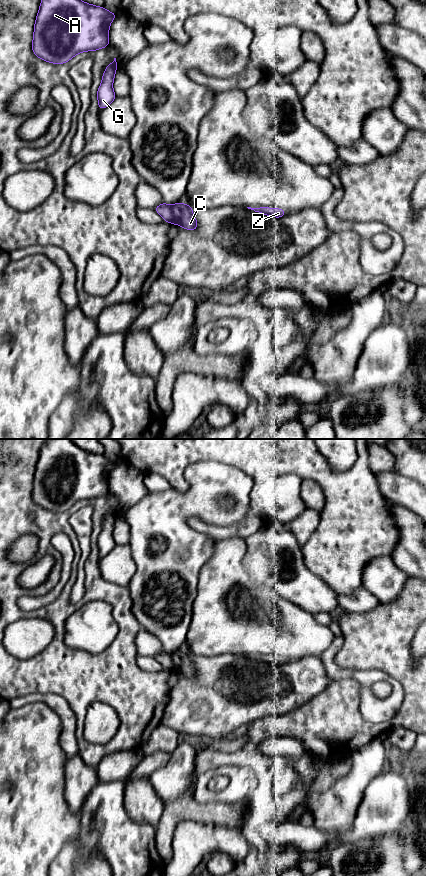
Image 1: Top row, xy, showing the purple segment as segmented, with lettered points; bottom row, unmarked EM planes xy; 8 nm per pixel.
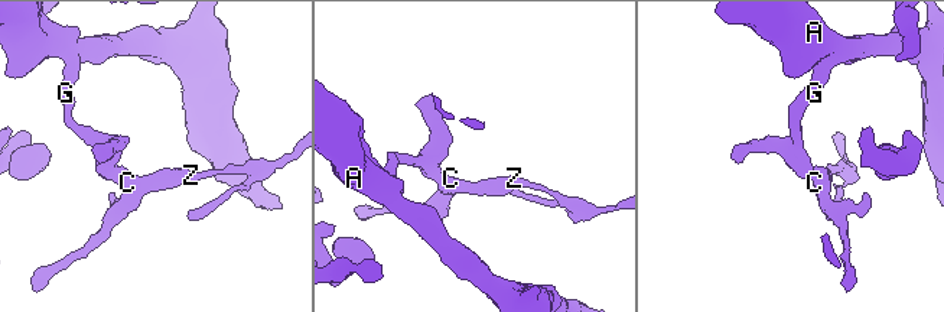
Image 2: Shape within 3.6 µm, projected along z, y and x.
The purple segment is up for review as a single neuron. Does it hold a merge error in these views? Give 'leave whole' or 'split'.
split

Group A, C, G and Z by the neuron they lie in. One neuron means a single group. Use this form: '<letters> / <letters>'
A G / C Z

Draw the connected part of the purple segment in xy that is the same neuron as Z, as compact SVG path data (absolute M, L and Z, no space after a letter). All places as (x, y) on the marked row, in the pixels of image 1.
M247 207L247 208L254 210L255 212L259 212L276 218L283 217L287 214L285 210L278 209L278 208L267 208L267 207L257 207L257 208Z

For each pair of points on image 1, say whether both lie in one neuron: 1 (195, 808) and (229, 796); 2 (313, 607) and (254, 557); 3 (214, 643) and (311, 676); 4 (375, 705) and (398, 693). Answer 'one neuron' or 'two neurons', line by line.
1: two neurons
2: one neuron
3: two neurons
4: one neuron

